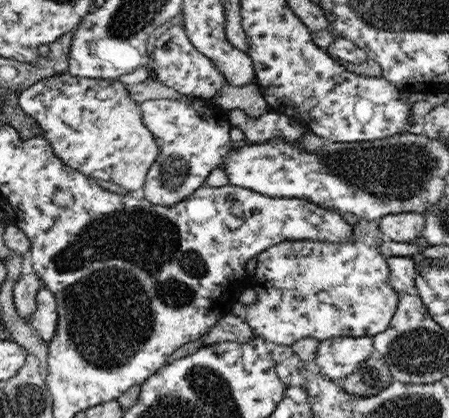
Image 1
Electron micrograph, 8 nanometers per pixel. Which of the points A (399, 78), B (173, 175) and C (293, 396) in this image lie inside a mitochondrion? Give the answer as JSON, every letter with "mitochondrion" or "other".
{"A":"other","B":"mitochondrion","C":"other"}

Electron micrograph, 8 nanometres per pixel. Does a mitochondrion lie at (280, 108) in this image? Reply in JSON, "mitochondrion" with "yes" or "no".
{"mitochondrion":"no"}

